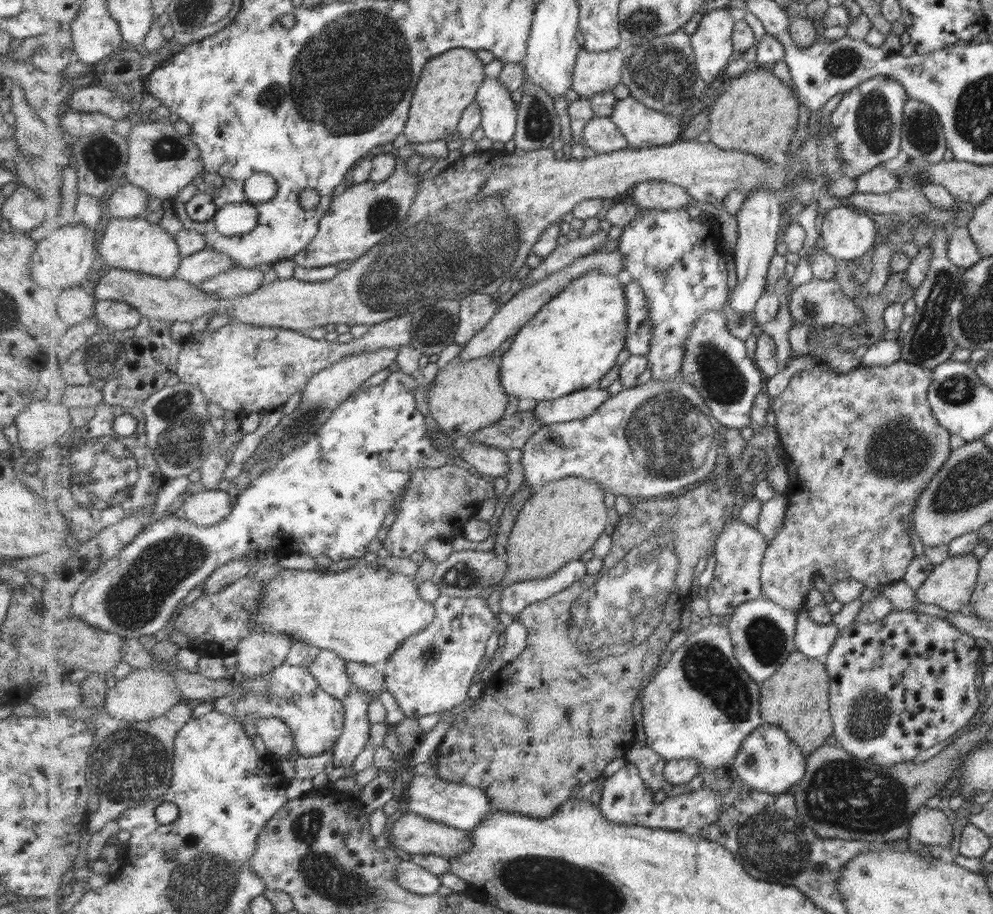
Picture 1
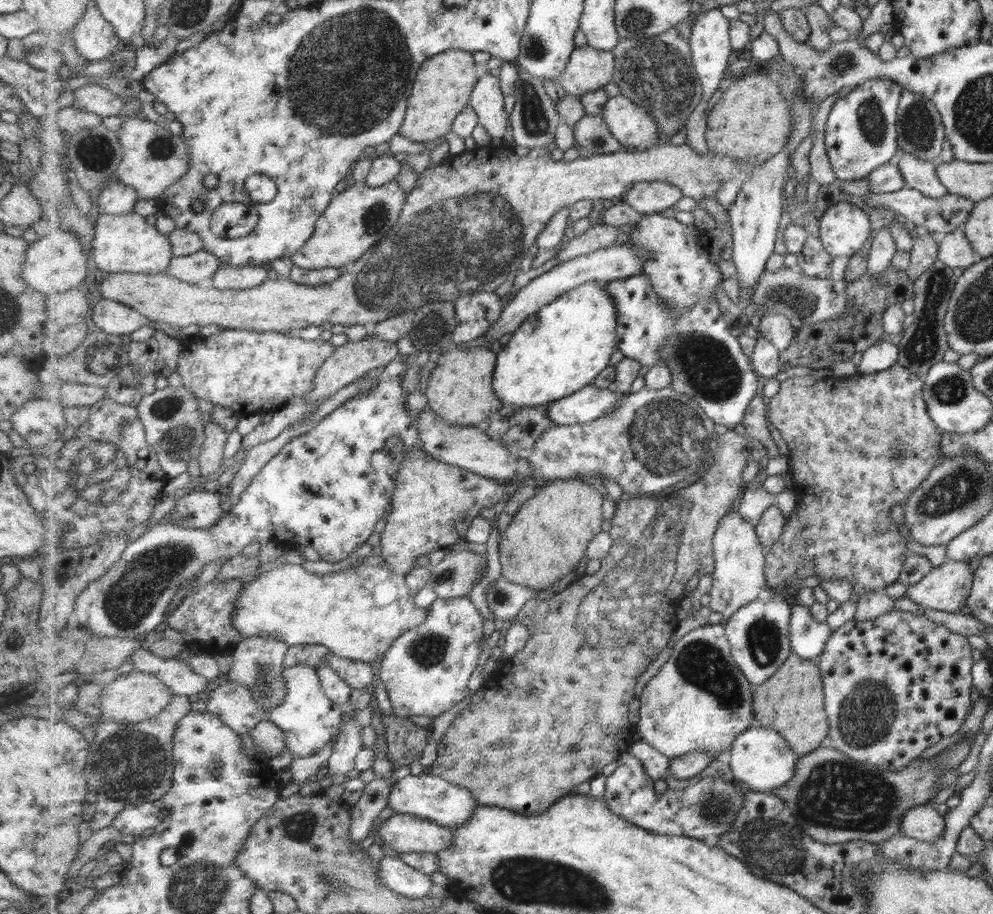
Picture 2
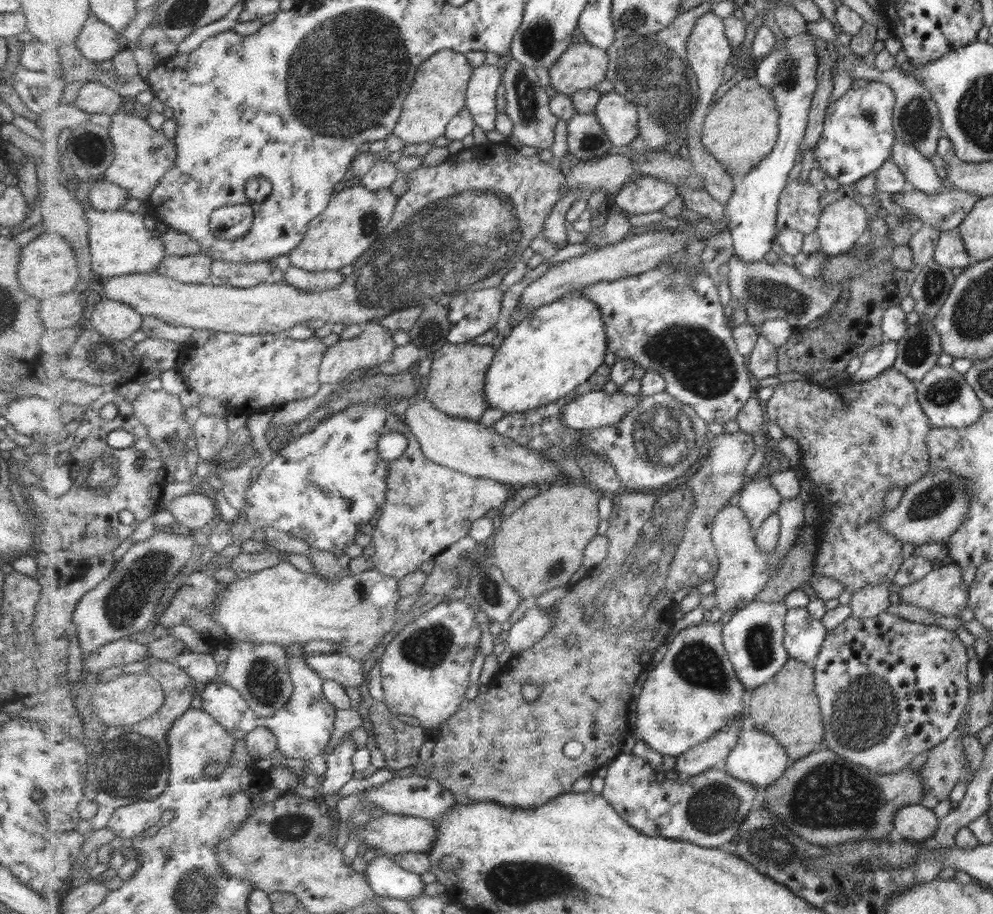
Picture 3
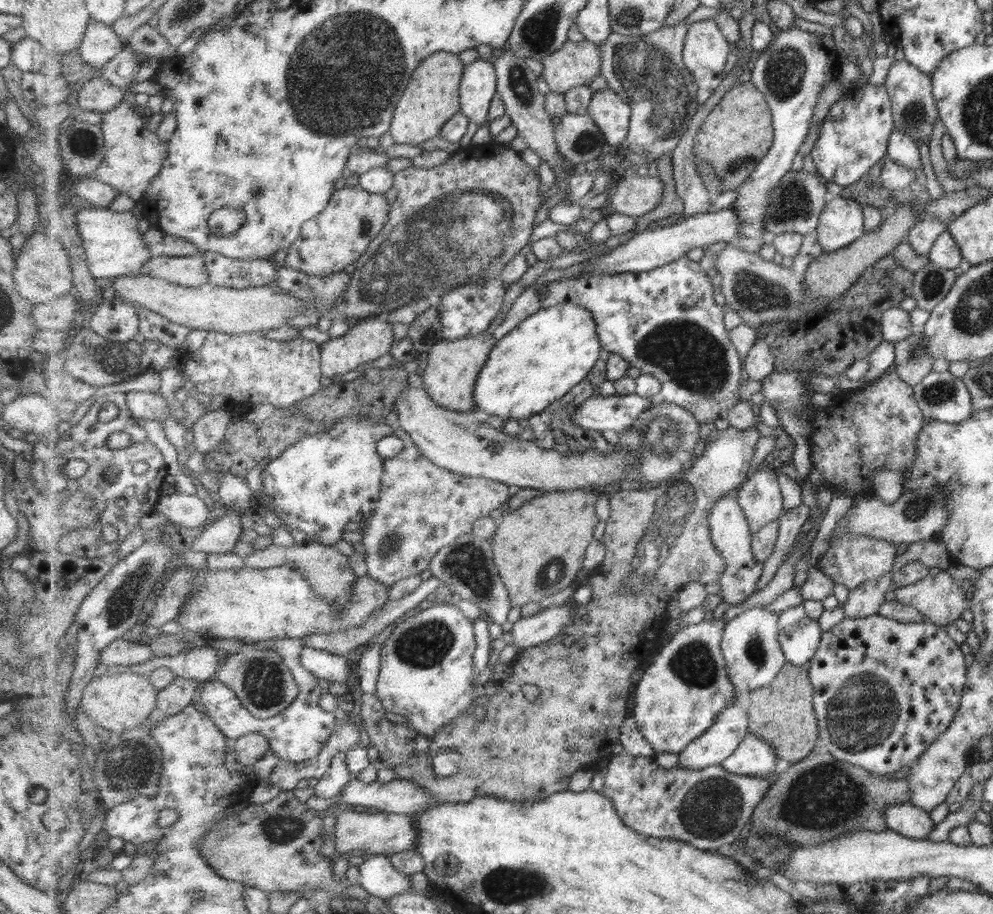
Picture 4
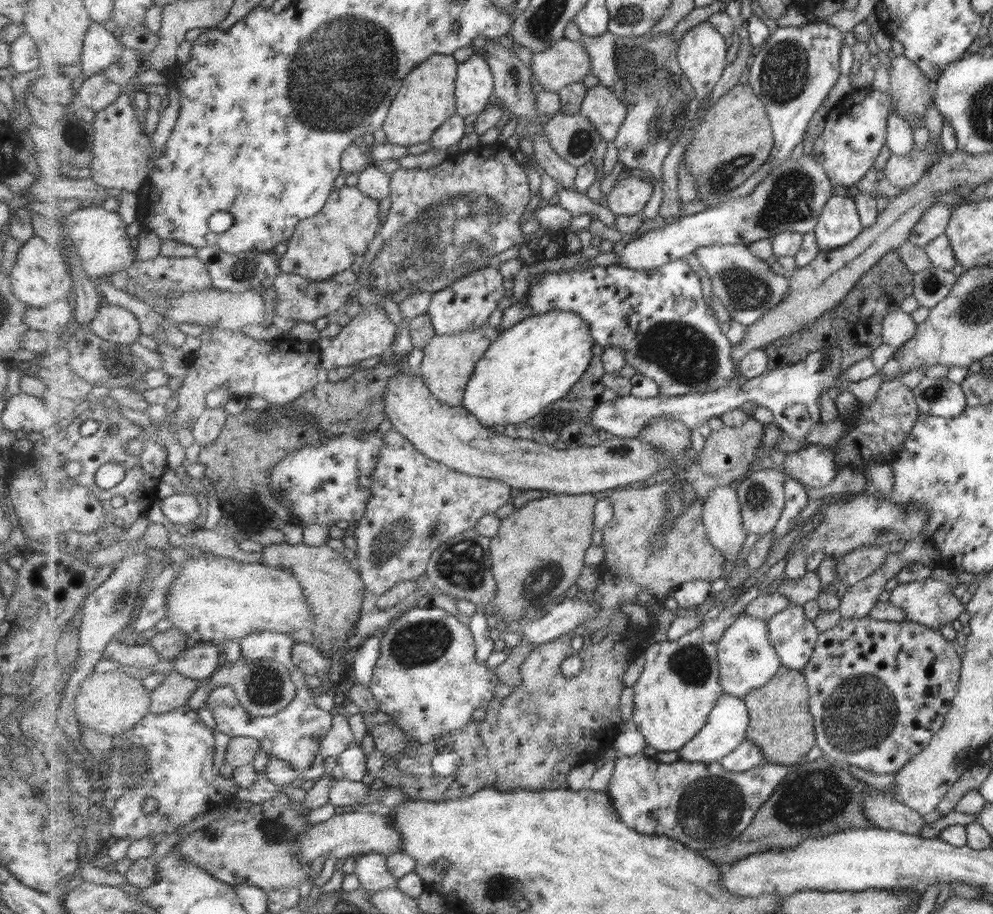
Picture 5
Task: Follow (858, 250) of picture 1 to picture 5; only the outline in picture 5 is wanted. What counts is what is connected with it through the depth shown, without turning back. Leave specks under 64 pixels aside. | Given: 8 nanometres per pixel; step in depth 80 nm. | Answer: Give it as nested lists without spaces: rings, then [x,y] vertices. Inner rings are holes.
[[[832,195],[817,223],[817,243],[821,251],[833,251],[847,246],[860,234],[860,216],[851,198]]]

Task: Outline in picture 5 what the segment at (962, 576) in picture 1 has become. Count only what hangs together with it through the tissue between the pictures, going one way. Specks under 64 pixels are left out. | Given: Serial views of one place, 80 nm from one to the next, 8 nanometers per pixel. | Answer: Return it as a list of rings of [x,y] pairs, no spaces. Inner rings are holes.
[[[927,577],[925,580],[910,583],[891,583],[889,586],[888,601],[904,612],[904,620],[922,624],[927,628],[939,629],[957,619],[958,614],[964,611],[964,604],[952,593],[952,590],[943,581]]]

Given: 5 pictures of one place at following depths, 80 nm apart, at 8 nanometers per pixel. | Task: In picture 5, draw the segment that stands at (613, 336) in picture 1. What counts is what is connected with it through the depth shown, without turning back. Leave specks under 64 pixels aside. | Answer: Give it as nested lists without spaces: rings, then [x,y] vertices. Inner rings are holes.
[[[552,311],[529,317],[500,333],[486,355],[477,364],[473,378],[467,385],[463,406],[487,428],[521,424],[534,419],[546,406],[563,399],[581,380],[593,358],[595,344],[589,323],[581,315],[569,311]]]

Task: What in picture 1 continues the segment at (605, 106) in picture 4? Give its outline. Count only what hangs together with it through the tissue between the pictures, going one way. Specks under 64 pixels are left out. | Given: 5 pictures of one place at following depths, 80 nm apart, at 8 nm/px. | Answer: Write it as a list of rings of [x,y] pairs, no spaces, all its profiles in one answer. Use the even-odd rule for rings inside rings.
[[[631,96],[619,99],[610,116],[631,148],[662,147],[676,143],[690,115],[670,116],[662,110],[645,106]]]

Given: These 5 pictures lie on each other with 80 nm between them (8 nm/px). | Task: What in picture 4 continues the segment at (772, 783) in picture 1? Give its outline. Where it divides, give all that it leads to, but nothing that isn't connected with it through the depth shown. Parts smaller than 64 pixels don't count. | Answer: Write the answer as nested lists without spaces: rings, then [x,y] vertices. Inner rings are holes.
[[[751,733],[733,755],[721,763],[728,772],[739,776],[757,776],[765,780],[773,779],[784,768],[784,761],[777,757],[777,749],[769,741]]]

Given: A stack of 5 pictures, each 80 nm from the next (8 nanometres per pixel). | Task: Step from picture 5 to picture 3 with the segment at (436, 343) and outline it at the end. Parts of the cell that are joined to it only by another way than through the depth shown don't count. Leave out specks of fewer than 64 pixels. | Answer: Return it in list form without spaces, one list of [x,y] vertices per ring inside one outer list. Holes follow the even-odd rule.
[[[471,341],[447,343],[436,350],[432,357],[432,369],[424,381],[423,394],[435,407],[449,416],[479,421],[483,412],[492,408],[486,400],[485,384],[495,355],[496,343],[481,345]]]

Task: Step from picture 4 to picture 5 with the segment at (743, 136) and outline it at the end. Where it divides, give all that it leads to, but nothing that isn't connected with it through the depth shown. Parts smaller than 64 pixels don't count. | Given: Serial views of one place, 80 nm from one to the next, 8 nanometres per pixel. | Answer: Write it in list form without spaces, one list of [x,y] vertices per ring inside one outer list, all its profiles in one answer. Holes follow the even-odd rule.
[[[748,83],[732,88],[708,110],[685,153],[686,165],[698,184],[698,200],[707,208],[724,203],[734,188],[770,160],[775,147],[775,133],[766,104]]]

